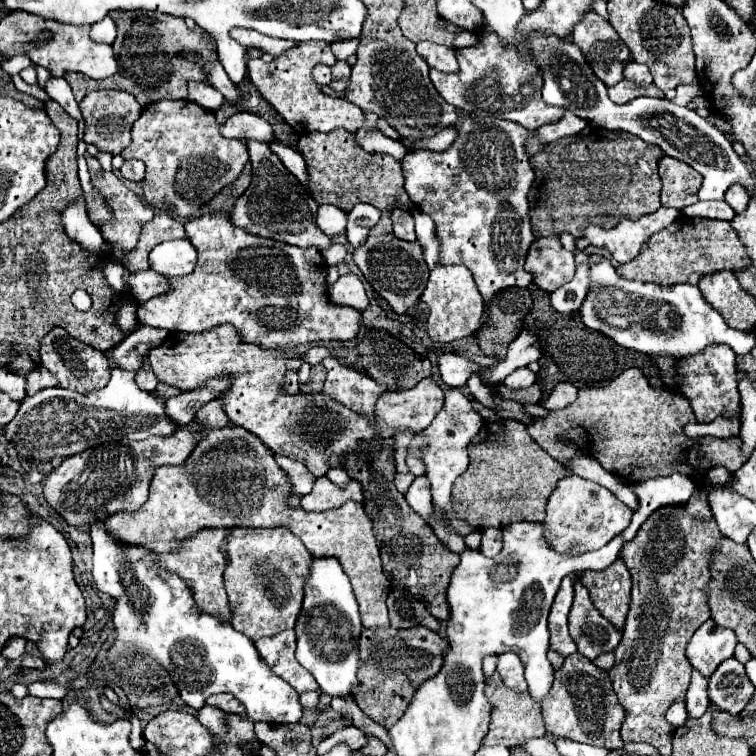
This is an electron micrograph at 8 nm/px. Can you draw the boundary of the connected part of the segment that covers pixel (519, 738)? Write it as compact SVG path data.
M494 674L494 676L486 682L486 698L488 698L490 704L492 704L490 732L488 732L486 738L484 738L484 744L486 744L486 746L492 746L492 744L518 746L518 744L524 744L524 742L528 742L528 740L532 740L532 738L538 738L538 736L544 736L544 734L546 734L540 706L530 698L528 692L518 694L518 692L514 692L514 690L508 690L508 688L500 682L500 676L498 676L498 674Z

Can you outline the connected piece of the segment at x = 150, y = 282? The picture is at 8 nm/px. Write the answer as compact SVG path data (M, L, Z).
M154 270L136 272L130 274L130 290L138 302L146 302L148 298L154 298L156 294L162 294L168 290L168 280L162 274L156 274Z

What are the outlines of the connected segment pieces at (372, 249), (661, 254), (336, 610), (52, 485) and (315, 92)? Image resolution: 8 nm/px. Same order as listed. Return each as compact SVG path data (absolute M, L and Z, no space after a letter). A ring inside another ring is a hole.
M384 216L368 234L368 240L354 250L352 254L356 266L362 270L364 278L372 284L372 288L390 304L390 308L398 314L406 312L422 294L428 282L428 266L422 258L422 250L418 242L404 242L392 234L390 216Z
M680 216L670 226L652 234L640 258L616 266L616 272L622 278L654 282L658 286L670 286L670 284L696 286L702 276L708 276L720 270L740 272L748 268L750 264L752 262L748 258L748 250L728 220L702 220L702 218Z
M314 558L312 574L308 576L306 582L304 606L296 622L296 636L298 636L296 658L316 678L320 690L330 698L350 696L352 688L360 684L356 678L356 672L360 668L360 654L358 654L360 632L362 632L362 622L358 614L358 602L354 598L350 580L344 574L342 566L334 558L324 558L324 560Z
M178 428L172 436L150 436L148 440L94 446L92 450L84 450L84 454L64 458L62 464L46 476L44 498L74 528L90 528L94 522L122 510L140 510L148 498L148 486L156 468L182 466L198 442L200 434L188 428Z
M300 42L296 48L288 50L288 54L282 54L280 58L274 58L270 62L262 58L250 58L248 60L248 78L252 84L260 90L262 98L274 106L274 110L298 132L298 134L310 134L310 132L328 132L332 128L354 128L354 132L360 128L364 114L362 110L344 100L344 98L332 98L320 92L312 68L316 64L328 64L332 66L337 62L330 42Z

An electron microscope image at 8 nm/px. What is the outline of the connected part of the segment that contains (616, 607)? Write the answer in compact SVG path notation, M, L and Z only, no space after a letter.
M622 558L604 570L584 570L578 580L588 588L590 598L600 614L614 622L616 628L624 626L630 604L630 572Z

